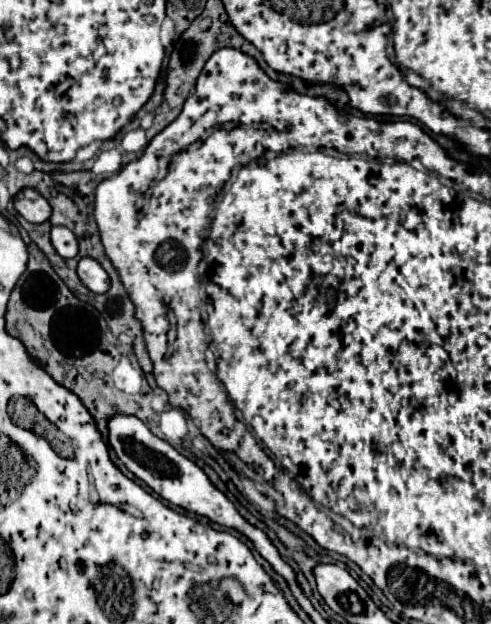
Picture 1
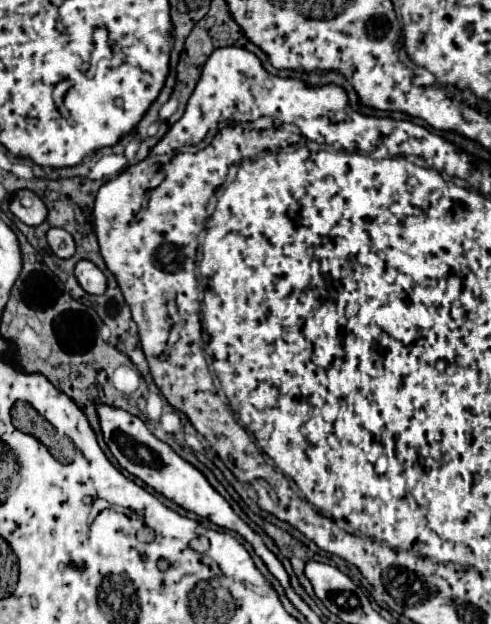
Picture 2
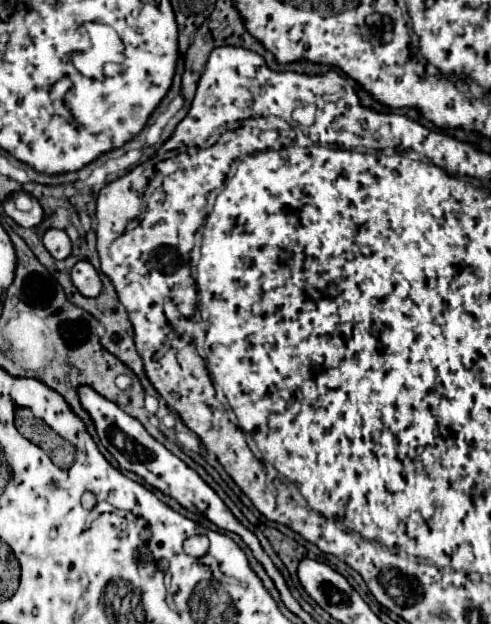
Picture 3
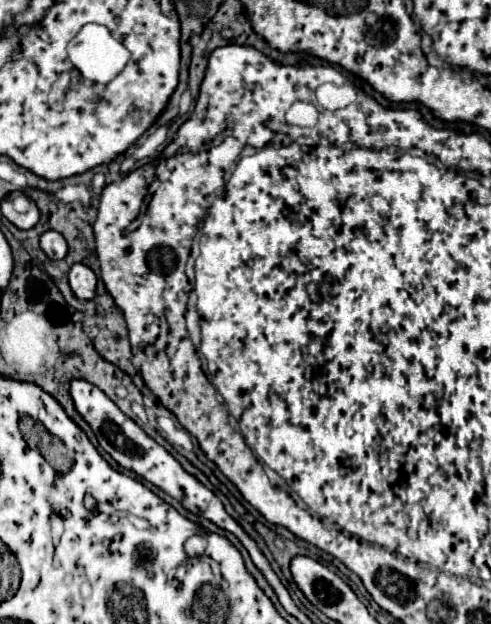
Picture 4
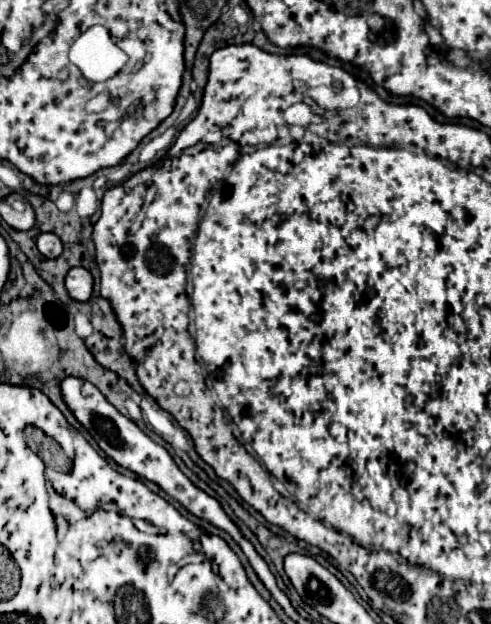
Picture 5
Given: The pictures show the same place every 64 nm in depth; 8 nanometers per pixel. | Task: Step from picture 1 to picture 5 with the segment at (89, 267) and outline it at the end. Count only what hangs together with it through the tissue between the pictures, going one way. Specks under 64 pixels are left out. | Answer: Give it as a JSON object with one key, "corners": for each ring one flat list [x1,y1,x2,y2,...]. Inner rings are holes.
{"corners":[[72,268,66,274,66,290,72,300,86,302,92,294,92,274,84,268]]}

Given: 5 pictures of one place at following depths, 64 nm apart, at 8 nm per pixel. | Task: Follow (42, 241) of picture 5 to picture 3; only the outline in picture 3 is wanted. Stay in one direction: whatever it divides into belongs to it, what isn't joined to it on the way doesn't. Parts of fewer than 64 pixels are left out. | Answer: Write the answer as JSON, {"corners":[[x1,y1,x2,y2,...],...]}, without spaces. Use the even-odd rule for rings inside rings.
{"corners":[[50,228,46,234,44,234,44,246,46,250,50,252,52,258,56,260,64,260,68,258,70,250,72,250,72,244,70,244,70,238,66,236,64,230,56,230,56,228]]}

